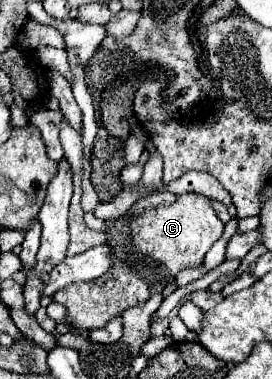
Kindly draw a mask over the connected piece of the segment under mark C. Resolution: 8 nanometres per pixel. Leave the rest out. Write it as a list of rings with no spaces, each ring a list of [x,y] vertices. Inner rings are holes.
[[[182,193],[170,205],[146,209],[140,215],[122,215],[106,221],[106,243],[112,249],[114,265],[106,271],[106,281],[74,281],[54,293],[54,299],[68,311],[68,321],[82,329],[104,327],[134,303],[144,303],[150,295],[164,291],[178,271],[200,265],[206,251],[222,237],[224,223],[216,217],[206,195]]]

